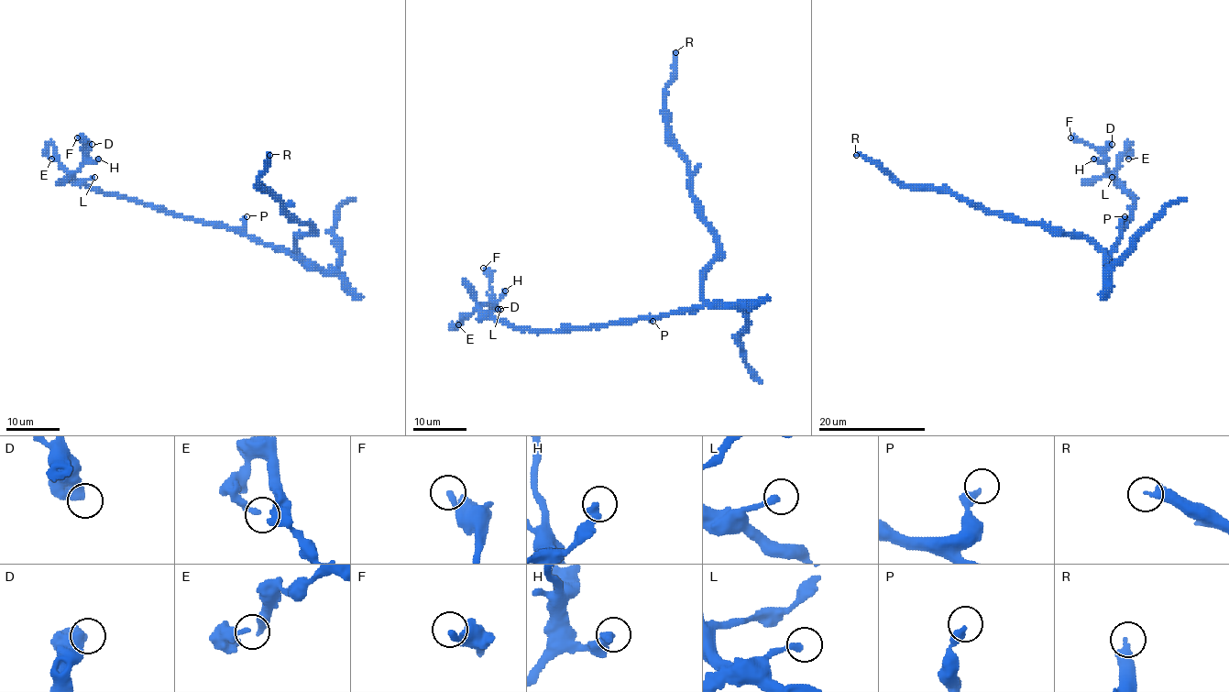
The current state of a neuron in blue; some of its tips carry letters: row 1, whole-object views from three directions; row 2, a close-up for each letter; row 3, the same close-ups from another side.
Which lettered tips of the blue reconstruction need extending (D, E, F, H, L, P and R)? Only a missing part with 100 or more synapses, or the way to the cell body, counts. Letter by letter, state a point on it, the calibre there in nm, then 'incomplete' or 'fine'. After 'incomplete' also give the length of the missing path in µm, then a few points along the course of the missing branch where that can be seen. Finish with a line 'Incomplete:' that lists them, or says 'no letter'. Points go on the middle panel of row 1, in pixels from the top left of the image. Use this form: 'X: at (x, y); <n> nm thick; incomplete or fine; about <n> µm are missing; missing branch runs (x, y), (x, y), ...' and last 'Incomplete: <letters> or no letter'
D: at (498, 309); 550 nm thick; fine
E: at (458, 324); 220 nm thick; fine
F: at (483, 268); 340 nm thick; fine
H: at (505, 291); 320 nm thick; fine
L: at (500, 309); 240 nm thick; fine
P: at (652, 321); 360 nm thick; fine
R: at (675, 52); 360 nm thick; incomplete; about 35 µm are missing
Incomplete: R

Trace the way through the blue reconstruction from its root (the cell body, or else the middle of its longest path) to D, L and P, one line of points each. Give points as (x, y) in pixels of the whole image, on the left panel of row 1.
D: (290, 252), (256, 243), (235, 231), (179, 217), (82, 185), (74, 173), (92, 144)
L: (290, 252), (256, 243), (235, 231), (165, 214), (136, 200), (93, 191), (86, 181), (94, 177)
P: (290, 252), (250, 240), (243, 232), (243, 220), (246, 216)

